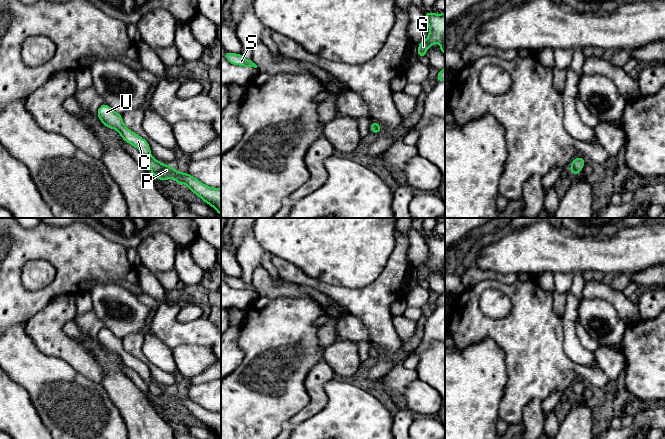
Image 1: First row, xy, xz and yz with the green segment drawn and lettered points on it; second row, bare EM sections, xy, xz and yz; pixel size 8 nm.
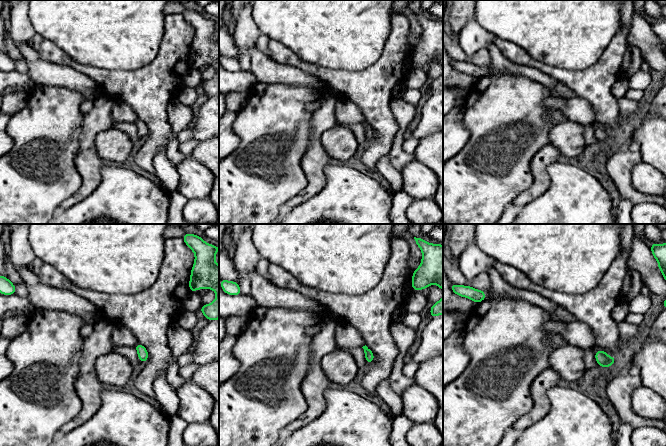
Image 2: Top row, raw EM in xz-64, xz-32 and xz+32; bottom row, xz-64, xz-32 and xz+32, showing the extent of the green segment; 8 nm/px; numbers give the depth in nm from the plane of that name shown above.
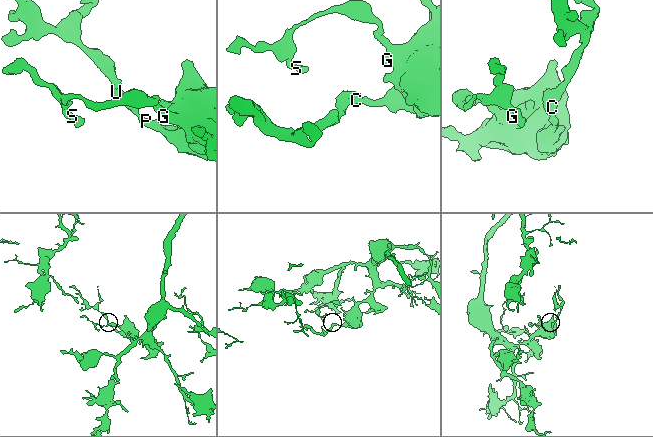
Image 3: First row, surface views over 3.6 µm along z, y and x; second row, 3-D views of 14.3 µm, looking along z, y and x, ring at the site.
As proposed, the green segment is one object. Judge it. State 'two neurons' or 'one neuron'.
one neuron

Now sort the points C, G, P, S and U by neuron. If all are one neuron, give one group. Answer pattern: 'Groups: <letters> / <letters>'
Groups: C G P S U

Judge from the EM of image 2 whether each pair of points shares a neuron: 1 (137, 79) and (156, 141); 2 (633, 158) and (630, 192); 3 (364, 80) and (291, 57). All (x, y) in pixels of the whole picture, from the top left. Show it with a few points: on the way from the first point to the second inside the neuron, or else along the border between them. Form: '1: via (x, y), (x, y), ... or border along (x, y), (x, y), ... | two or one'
1: via (148, 94), (150, 106), (156, 118), (156, 126) | one
2: via (625, 166), (625, 184) | one
3: via (346, 80), (337, 80), (309, 68) | one

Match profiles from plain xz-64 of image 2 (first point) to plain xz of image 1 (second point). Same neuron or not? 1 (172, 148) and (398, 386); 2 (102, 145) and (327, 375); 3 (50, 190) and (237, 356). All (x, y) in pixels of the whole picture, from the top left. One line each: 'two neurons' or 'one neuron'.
1: one neuron
2: two neurons
3: two neurons

